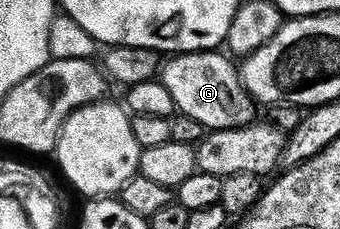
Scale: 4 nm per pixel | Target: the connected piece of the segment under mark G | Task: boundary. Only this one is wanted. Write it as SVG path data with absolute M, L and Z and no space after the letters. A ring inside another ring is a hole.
M196 50L195 52L166 57L160 63L159 80L163 84L163 88L167 88L167 92L171 92L174 111L178 115L181 113L183 117L190 118L191 121L205 126L206 131L245 126L258 117L258 103L250 98L245 91L245 87L242 86L238 67L236 65L232 66L228 62L230 59L224 53L222 54L217 50Z

